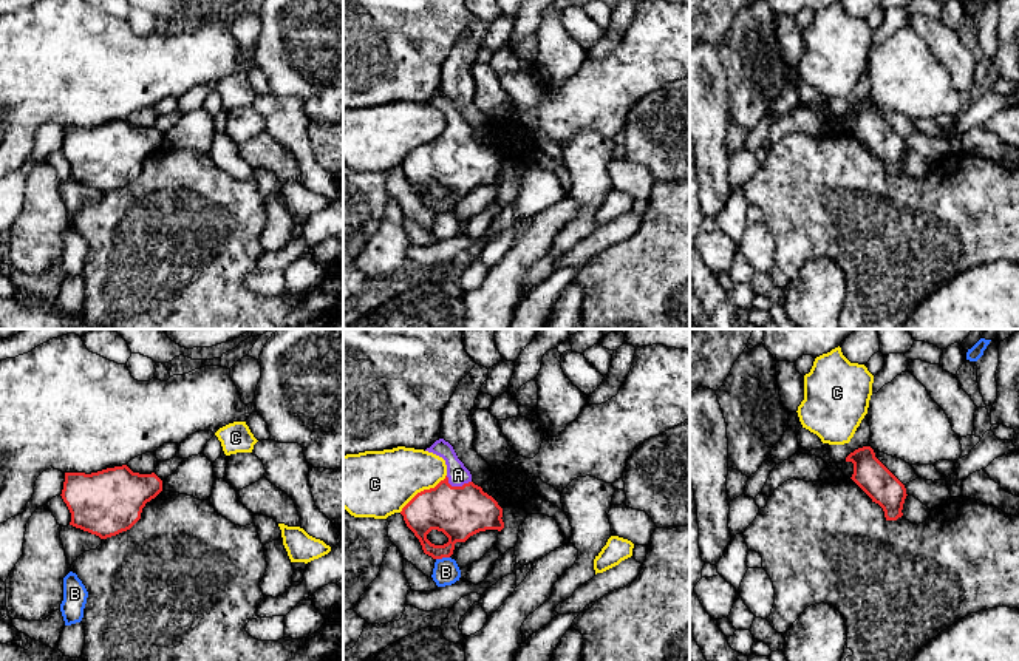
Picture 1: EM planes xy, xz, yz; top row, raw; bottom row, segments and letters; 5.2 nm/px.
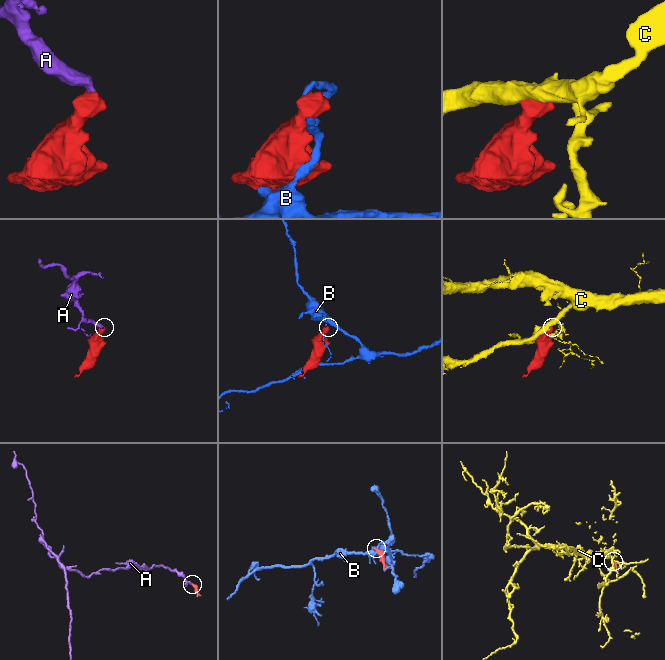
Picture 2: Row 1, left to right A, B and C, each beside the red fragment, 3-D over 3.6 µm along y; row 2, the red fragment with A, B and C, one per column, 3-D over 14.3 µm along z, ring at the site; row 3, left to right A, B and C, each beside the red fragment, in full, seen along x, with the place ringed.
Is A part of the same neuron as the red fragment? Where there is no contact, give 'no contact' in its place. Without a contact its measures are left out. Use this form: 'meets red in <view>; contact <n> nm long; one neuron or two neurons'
meets red in xz; contact 140 nm long; one neuron

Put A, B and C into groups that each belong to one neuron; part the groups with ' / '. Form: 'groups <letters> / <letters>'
groups A / B / C

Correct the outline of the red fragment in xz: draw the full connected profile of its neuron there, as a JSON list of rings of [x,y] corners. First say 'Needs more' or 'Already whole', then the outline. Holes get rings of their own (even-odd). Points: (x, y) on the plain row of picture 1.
Needs more. [[[444,93],[425,105],[445,114],[447,130],[435,142],[417,147],[400,165],[407,181],[419,193],[425,208],[433,213],[450,212],[456,196],[470,190],[504,182],[503,162],[472,136],[470,125]],[[431,184],[442,185],[448,196],[435,199],[427,193]]]

